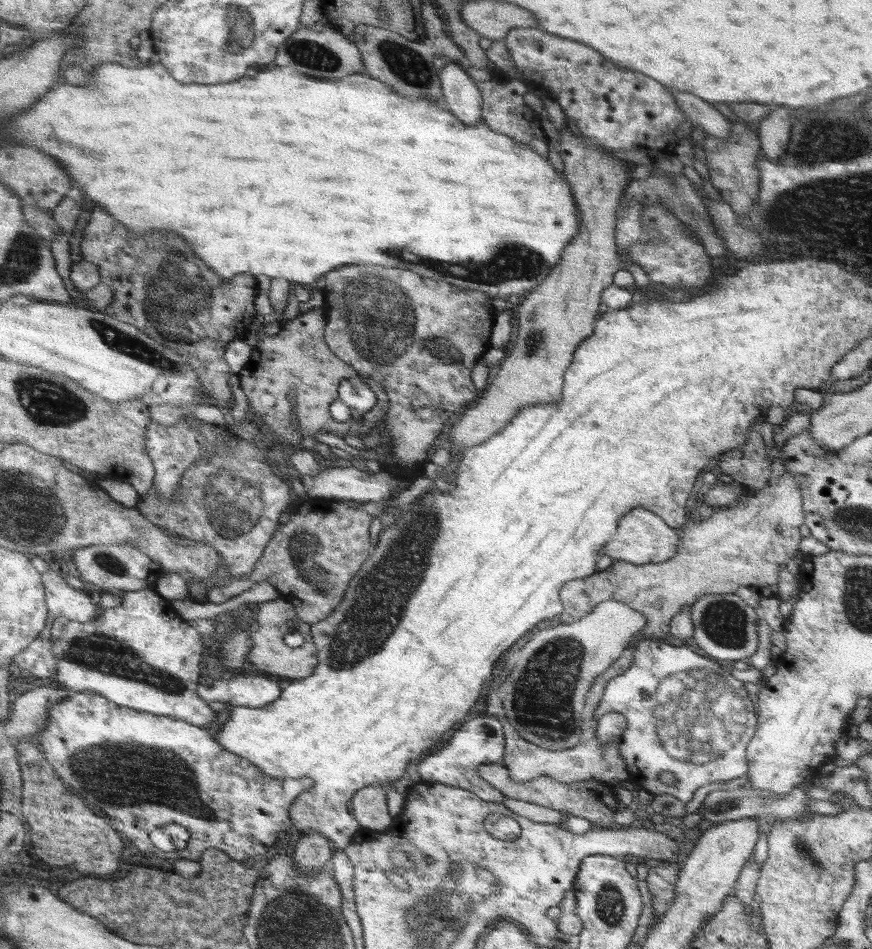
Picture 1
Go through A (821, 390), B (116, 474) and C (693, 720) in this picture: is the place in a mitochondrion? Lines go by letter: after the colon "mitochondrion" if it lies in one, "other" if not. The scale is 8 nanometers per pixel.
A: other
B: other
C: mitochondrion

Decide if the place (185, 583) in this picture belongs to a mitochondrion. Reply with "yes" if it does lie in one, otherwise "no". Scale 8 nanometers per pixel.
no

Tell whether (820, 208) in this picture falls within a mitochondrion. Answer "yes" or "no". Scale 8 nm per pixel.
yes

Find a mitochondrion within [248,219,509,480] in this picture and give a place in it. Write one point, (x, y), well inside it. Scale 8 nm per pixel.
(362, 317)

